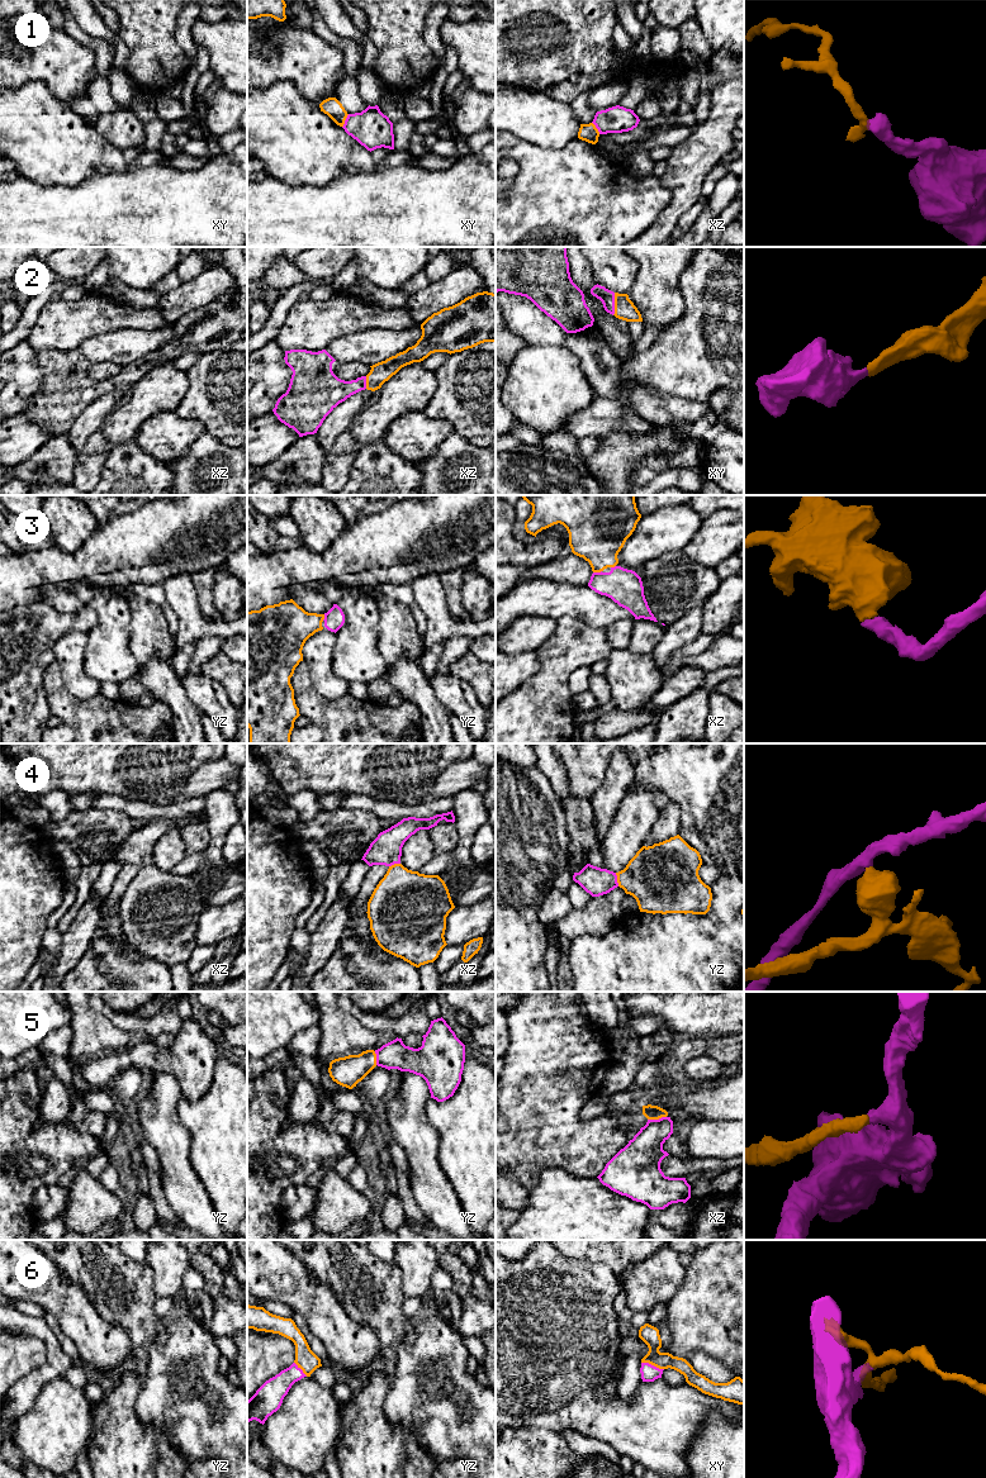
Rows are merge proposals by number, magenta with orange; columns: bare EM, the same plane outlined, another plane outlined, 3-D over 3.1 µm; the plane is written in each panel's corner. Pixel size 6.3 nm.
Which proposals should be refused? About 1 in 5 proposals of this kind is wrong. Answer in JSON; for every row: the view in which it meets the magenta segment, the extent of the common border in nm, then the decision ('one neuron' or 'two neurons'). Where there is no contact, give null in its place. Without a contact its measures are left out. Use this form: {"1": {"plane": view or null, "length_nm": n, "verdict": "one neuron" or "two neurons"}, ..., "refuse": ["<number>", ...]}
{"1": {"plane": "xy", "length_nm": 100, "verdict": "two neurons"}, "2": {"plane": "xy", "length_nm": 140, "verdict": "one neuron"}, "3": {"plane": "xz", "length_nm": 60, "verdict": "one neuron"}, "4": {"plane": "yz", "length_nm": 90, "verdict": "one neuron"}, "5": {"plane": "xz", "length_nm": 120, "verdict": "one neuron"}, "6": {"plane": "xy", "length_nm": 150, "verdict": "one neuron"}, "refuse": ["1"]}

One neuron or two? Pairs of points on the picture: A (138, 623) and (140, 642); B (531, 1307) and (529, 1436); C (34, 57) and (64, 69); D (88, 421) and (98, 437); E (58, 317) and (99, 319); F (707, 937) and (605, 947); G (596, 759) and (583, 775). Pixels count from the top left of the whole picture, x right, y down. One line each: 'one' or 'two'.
A: one
B: two
C: one
D: two
E: one
F: one
G: one

